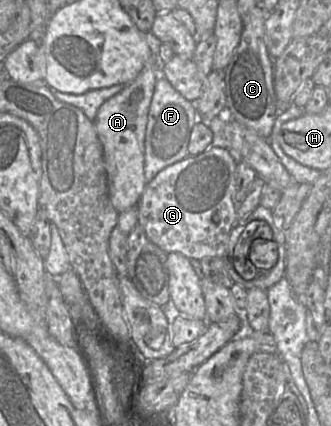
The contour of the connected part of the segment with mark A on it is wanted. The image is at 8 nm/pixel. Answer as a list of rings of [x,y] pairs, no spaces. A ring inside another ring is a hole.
[[[150,31],[146,36],[150,55],[145,67],[132,82],[124,86],[121,92],[100,106],[93,121],[103,147],[109,198],[119,213],[137,206],[147,184],[144,178],[144,139],[155,84],[162,74],[164,63],[159,57],[161,42]]]

